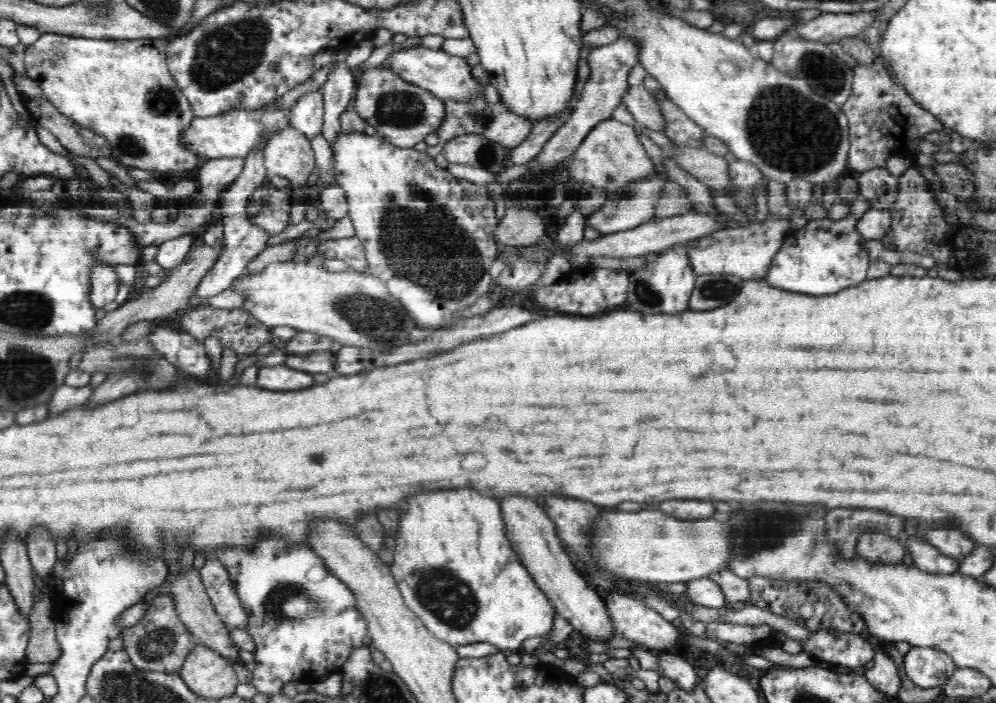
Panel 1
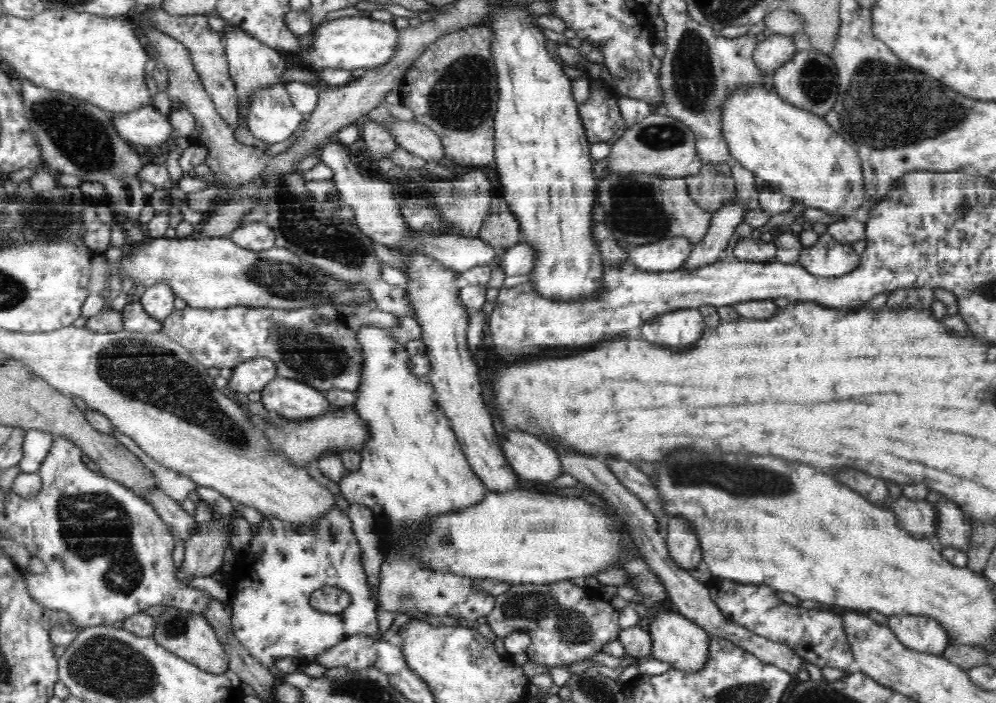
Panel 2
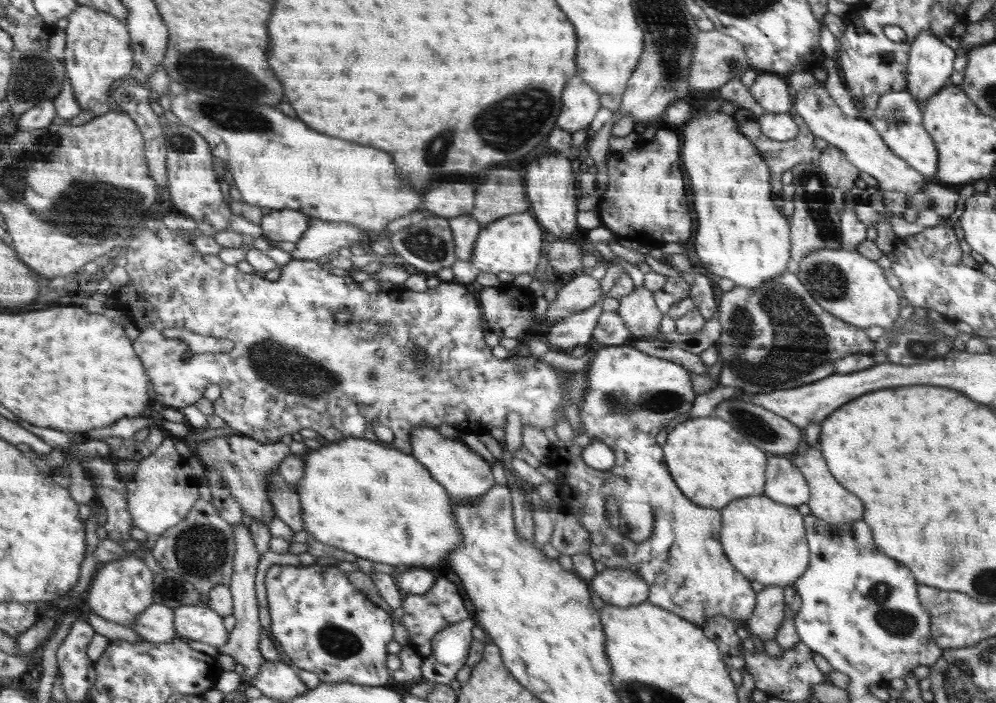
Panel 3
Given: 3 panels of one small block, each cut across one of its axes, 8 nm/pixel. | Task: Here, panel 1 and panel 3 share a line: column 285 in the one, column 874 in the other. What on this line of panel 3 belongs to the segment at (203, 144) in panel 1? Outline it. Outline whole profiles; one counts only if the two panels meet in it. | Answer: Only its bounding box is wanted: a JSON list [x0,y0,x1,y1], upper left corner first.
[868,90,939,178]

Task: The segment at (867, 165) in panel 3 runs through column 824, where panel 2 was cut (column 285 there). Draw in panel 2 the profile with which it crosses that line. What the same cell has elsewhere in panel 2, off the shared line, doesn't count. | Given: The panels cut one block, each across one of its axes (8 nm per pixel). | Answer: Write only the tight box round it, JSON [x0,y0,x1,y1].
[248,83,304,144]

